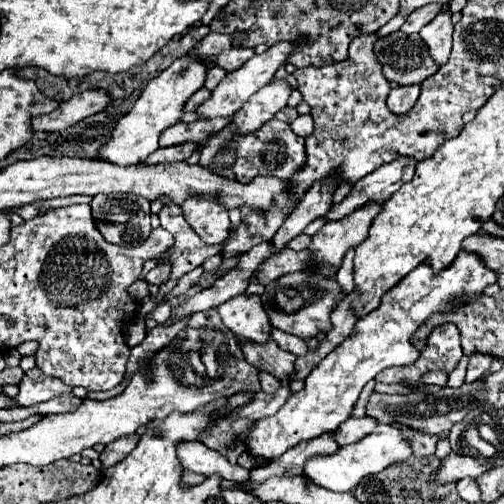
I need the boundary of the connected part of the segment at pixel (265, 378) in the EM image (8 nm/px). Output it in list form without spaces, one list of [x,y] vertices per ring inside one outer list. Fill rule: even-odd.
[[[259,373],[259,381],[261,381],[261,391],[265,391],[265,393],[277,393],[279,381],[273,375]]]

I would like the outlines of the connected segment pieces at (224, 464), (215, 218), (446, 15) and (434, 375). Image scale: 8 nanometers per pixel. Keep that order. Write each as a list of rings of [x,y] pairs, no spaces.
[[[201,441],[183,443],[179,447],[177,455],[181,459],[181,465],[185,469],[193,471],[193,473],[201,473],[201,475],[213,475],[213,473],[217,473],[223,479],[239,481],[239,483],[247,481],[247,477],[249,477],[247,469],[243,469],[239,465],[229,465],[229,461],[221,453],[205,447]]]
[[[191,197],[183,205],[183,215],[195,233],[207,243],[223,243],[229,237],[229,215],[227,209],[209,197]]]
[[[443,11],[439,13],[431,23],[427,23],[421,29],[421,39],[427,43],[431,57],[439,67],[443,67],[449,59],[451,51],[451,33],[453,33],[453,23],[451,23],[451,13]]]
[[[431,371],[431,373],[427,373],[423,379],[421,379],[421,383],[433,383],[433,385],[439,385],[439,387],[445,387],[447,385],[447,373],[443,373],[443,371]]]

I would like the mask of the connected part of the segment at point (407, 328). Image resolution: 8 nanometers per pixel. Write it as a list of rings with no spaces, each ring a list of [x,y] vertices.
[[[459,251],[455,261],[439,273],[433,271],[429,261],[423,261],[381,297],[375,311],[355,323],[353,333],[307,375],[305,387],[299,393],[293,393],[275,415],[259,419],[249,433],[241,435],[247,451],[255,457],[275,459],[301,441],[309,441],[325,431],[335,431],[351,417],[353,405],[367,381],[387,367],[411,365],[419,359],[421,351],[411,343],[411,339],[431,315],[455,311],[455,307],[459,307],[455,301],[459,299],[463,303],[479,299],[485,287],[493,283],[497,283],[497,273],[485,267],[483,259],[473,251]]]

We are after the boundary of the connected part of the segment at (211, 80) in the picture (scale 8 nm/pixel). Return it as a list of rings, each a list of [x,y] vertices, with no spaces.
[[[213,65],[213,67],[209,69],[209,75],[207,75],[207,81],[205,81],[205,87],[207,87],[207,89],[215,89],[217,83],[219,83],[225,75],[227,75],[227,71],[223,71],[221,67]]]

